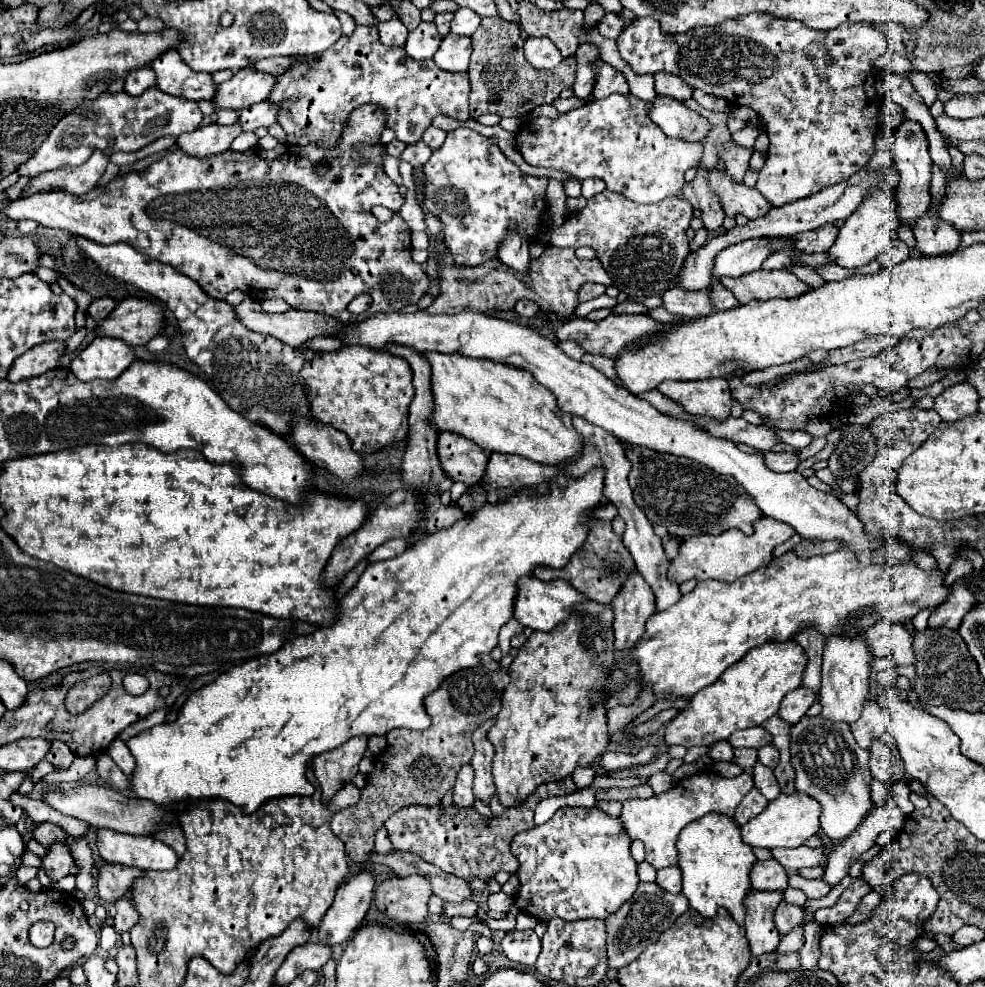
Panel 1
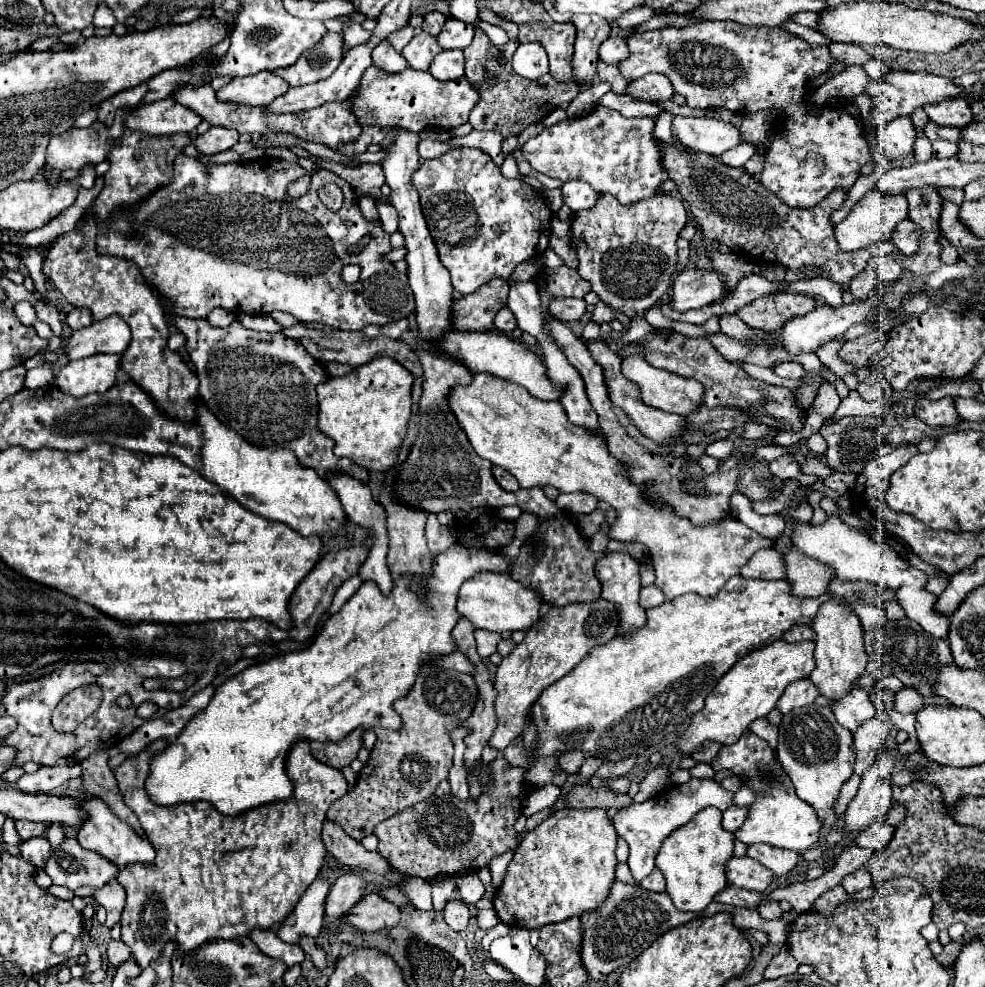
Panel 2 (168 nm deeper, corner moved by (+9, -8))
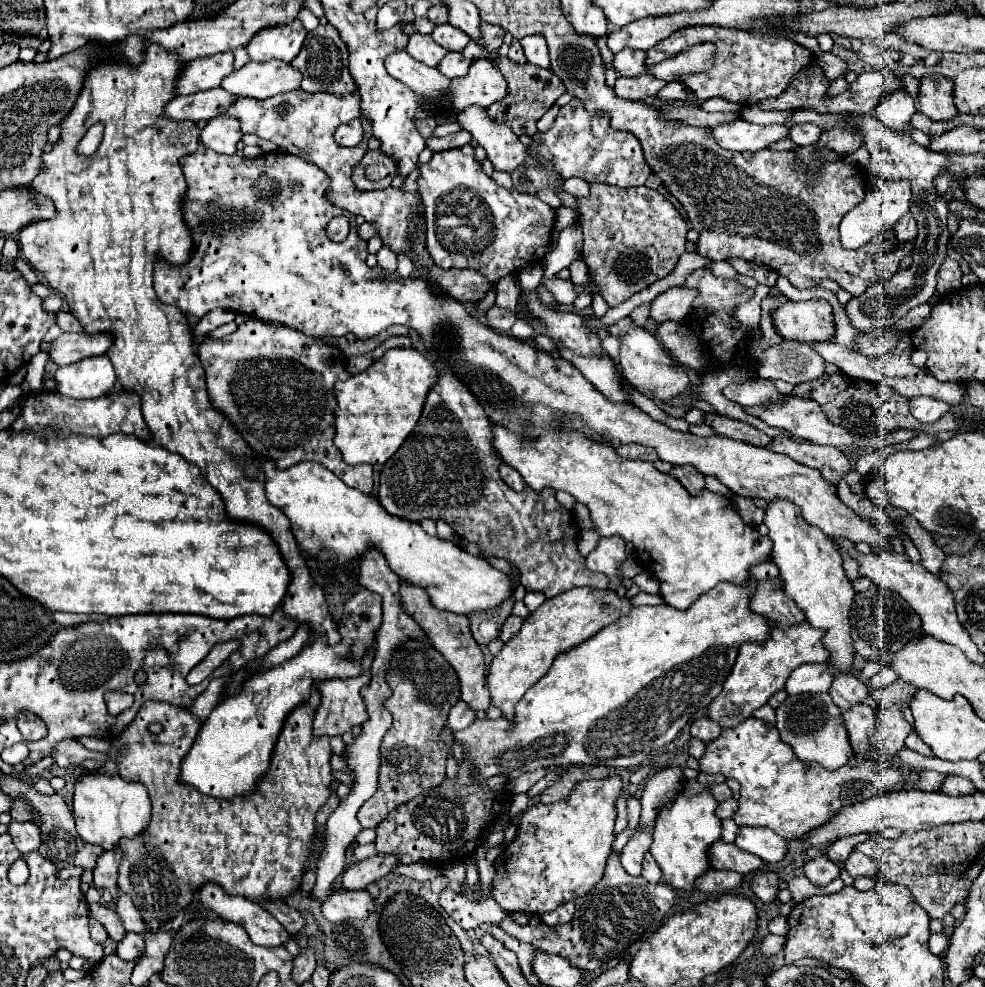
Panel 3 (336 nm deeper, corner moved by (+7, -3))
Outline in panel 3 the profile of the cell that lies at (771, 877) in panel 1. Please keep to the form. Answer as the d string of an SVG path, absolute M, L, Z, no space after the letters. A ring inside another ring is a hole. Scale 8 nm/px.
M717 840L709 846L709 864L717 870L735 870L739 874L755 872L763 866L763 860L739 850L735 844L727 844L723 840Z

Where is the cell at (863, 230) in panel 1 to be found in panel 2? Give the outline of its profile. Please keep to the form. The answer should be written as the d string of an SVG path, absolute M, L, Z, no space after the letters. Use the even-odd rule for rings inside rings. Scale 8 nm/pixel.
M869 191L847 215L847 219L843 219L837 227L835 227L835 237L839 241L839 247L843 251L859 251L859 249L867 249L873 243L881 243L881 241L891 241L891 233L893 229L907 219L907 199L903 195L897 197L883 197L881 193L873 193Z

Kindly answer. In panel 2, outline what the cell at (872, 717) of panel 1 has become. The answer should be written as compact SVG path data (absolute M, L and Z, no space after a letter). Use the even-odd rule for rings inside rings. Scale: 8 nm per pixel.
M855 687L851 695L847 695L847 701L839 701L839 705L833 705L833 713L835 713L837 723L849 729L851 733L855 733L855 729L863 725L865 721L877 717L873 701L859 687Z

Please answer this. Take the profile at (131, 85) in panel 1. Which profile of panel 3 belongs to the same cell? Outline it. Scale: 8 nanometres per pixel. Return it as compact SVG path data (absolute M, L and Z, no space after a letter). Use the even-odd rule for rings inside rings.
M225 52L185 64L183 74L177 80L177 94L195 94L221 86L221 80L233 72L233 60L233 52Z

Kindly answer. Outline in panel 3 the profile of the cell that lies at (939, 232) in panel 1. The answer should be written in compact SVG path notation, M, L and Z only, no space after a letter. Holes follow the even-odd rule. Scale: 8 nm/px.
M905 214L901 220L897 220L893 230L895 230L895 236L899 242L909 242L917 236L917 222L911 214Z

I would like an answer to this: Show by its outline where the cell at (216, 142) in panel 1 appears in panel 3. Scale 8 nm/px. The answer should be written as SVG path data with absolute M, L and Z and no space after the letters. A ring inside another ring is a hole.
M217 116L201 132L201 142L219 154L235 154L241 138L241 122L233 116Z

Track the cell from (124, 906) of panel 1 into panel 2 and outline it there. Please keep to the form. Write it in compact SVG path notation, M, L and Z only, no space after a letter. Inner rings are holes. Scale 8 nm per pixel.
M111 879L103 889L80 887L74 891L74 895L81 898L93 897L99 905L103 905L107 909L105 925L109 929L113 929L113 925L119 923L119 917L125 909L125 889L117 883L117 879Z

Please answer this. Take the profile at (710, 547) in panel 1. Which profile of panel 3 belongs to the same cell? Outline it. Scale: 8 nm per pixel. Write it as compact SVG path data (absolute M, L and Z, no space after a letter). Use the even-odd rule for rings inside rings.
M493 426L495 450L505 464L511 464L533 490L553 488L569 492L577 502L585 504L591 512L595 532L599 536L621 536L631 542L645 564L655 564L649 568L651 574L659 578L661 596L665 604L687 610L701 594L715 588L719 582L743 584L749 580L749 568L761 564L771 556L773 542L761 536L757 528L747 526L739 512L733 508L731 498L701 490L701 494L691 496L681 482L673 480L669 474L659 472L651 462L627 460L615 454L615 448L605 448L605 444L589 444L581 432L561 430L557 440L539 440L537 444L521 444L513 434L505 432L501 426Z

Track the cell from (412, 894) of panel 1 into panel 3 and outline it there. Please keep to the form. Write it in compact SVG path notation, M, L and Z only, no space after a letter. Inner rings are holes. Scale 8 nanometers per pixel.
M335 888L325 904L321 904L321 912L329 922L363 920L373 912L373 898L365 890Z

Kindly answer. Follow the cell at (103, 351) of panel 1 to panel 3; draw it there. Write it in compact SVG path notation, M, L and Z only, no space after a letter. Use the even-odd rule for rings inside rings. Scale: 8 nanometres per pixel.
M107 356L89 358L77 364L69 364L65 368L57 368L55 372L57 392L61 396L89 400L105 396L115 386L115 370Z

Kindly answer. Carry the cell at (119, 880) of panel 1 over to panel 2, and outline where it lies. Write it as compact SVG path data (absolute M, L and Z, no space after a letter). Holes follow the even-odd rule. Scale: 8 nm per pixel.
M65 839L65 843L51 853L51 859L43 871L53 879L55 885L75 891L83 885L99 889L107 885L119 869L105 857L83 849L75 839Z

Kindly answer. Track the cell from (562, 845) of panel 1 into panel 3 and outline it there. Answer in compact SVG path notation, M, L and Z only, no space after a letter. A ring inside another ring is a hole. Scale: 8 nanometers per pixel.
M623 778L581 780L571 794L553 804L529 806L519 820L515 840L497 856L491 896L507 912L541 914L551 912L565 900L585 896L605 872L607 856L613 848L613 826L617 818L615 802L621 796Z

